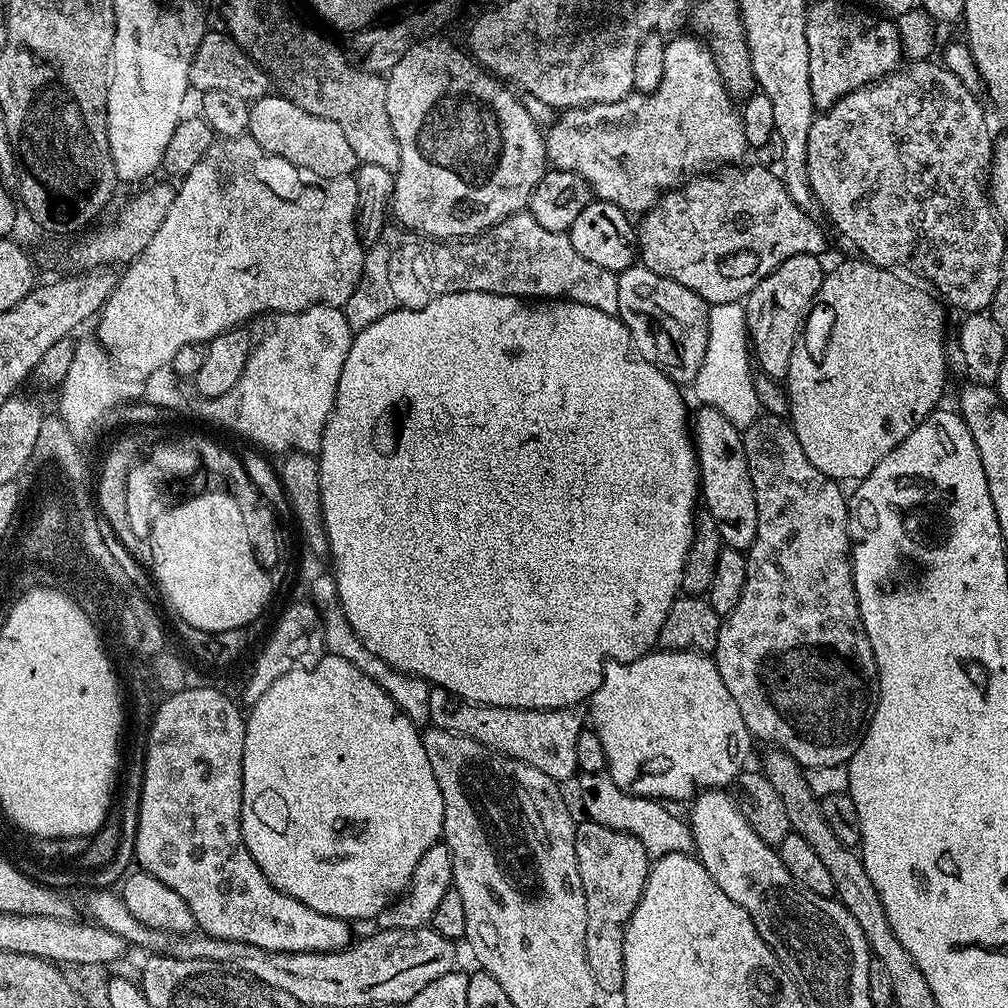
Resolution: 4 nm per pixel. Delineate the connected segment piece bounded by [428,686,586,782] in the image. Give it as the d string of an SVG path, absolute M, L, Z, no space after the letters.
M432 686L428 719L431 727L474 738L474 742L486 746L491 752L500 752L534 766L534 770L542 770L542 774L551 780L565 782L572 775L577 775L578 736L586 728L586 712L583 707L499 708L489 704L471 704L453 692Z

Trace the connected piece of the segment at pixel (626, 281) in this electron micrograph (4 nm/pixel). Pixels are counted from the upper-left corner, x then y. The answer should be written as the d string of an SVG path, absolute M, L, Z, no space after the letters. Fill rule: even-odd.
M633 266L618 275L618 315L630 330L632 344L640 358L681 386L692 386L702 369L708 340L709 307L694 290L678 286L662 274Z

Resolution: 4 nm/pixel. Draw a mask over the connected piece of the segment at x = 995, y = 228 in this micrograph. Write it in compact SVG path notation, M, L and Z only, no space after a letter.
M931 59L918 60L909 63L907 66L901 67L899 70L892 73L891 76L884 77L883 80L878 80L874 84L868 85L866 88L859 88L850 94L842 97L833 108L827 108L821 111L813 120L810 126L810 142L806 146L806 174L808 175L808 184L812 188L812 194L815 203L824 210L825 214L832 219L832 224L857 248L859 255L867 260L869 264L876 264L879 268L891 268L899 270L901 273L907 274L909 277L915 278L917 281L923 282L945 305L951 306L953 304L956 308L961 308L961 313L971 314L973 312L982 312L991 309L992 299L998 290L998 278L1002 278L1002 254L1006 251L1006 244L1004 244L1004 236L1006 236L1006 229L1000 224L1000 219L996 216L996 209L992 206L992 197L990 195L990 169L992 167L992 146L994 143L994 132L988 129L988 120L984 117L984 108L980 105L979 95L975 91L968 89L963 85L954 74L944 67L943 63L936 62L932 64Z

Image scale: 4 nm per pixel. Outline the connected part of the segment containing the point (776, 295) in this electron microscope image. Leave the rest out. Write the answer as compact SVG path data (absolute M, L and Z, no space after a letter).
M798 254L794 258L786 258L786 262L782 262L782 266L775 268L765 280L758 282L756 289L743 301L750 351L755 363L763 375L771 376L777 382L783 381L787 377L790 358L794 354L796 344L802 339L808 311L812 309L812 303L816 301L816 295L824 281L826 268L823 268L820 262L822 262L820 256L811 256L810 254Z

